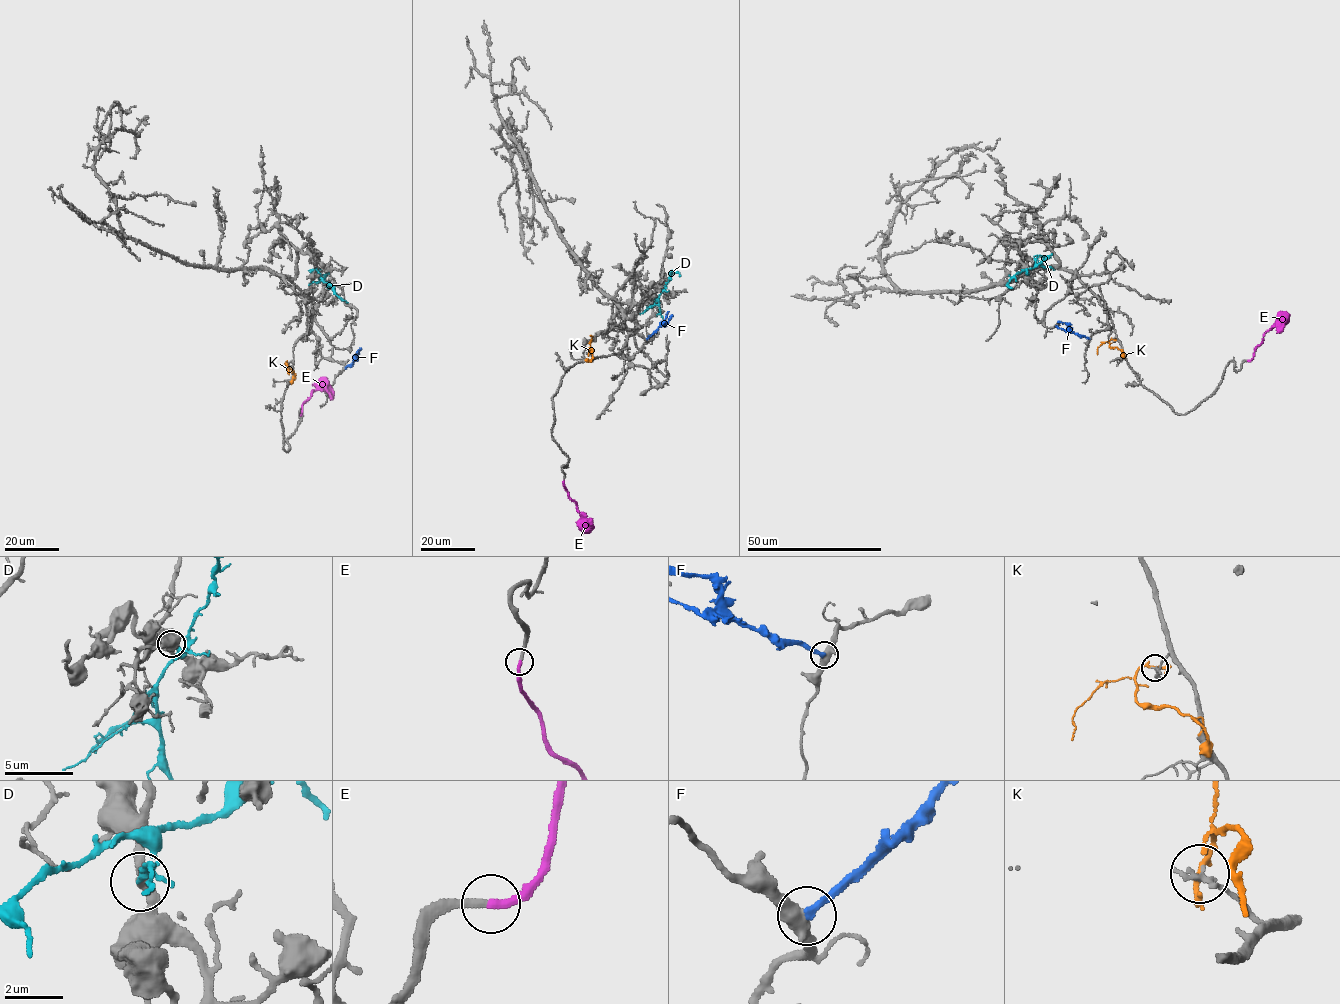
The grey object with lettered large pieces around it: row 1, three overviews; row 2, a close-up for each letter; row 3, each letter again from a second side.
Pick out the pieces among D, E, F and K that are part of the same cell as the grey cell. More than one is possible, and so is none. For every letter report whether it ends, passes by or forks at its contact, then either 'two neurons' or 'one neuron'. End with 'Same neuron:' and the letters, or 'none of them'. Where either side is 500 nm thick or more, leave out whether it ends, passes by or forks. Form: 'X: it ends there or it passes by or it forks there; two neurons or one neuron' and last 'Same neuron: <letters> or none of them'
D: it forks there; two neurons
E: it ends there; one neuron
F: it ends there; two neurons
K: it ends there; two neurons
Same neuron: E

